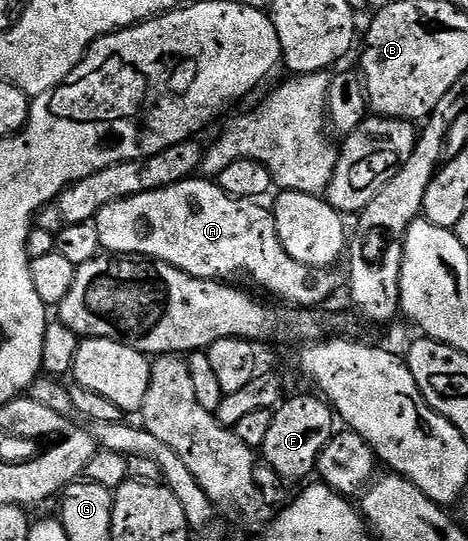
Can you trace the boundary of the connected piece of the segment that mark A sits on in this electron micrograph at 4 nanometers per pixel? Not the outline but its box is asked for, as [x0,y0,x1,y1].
[95,178,325,305]

